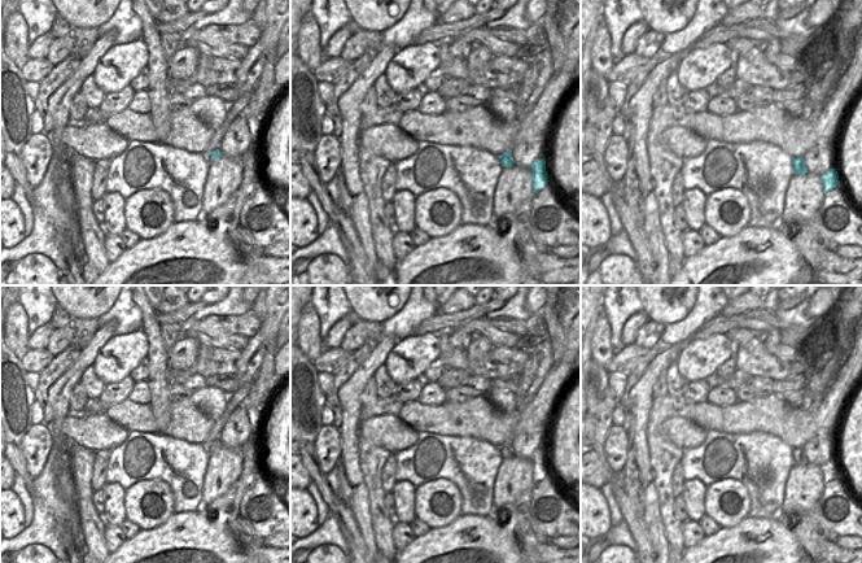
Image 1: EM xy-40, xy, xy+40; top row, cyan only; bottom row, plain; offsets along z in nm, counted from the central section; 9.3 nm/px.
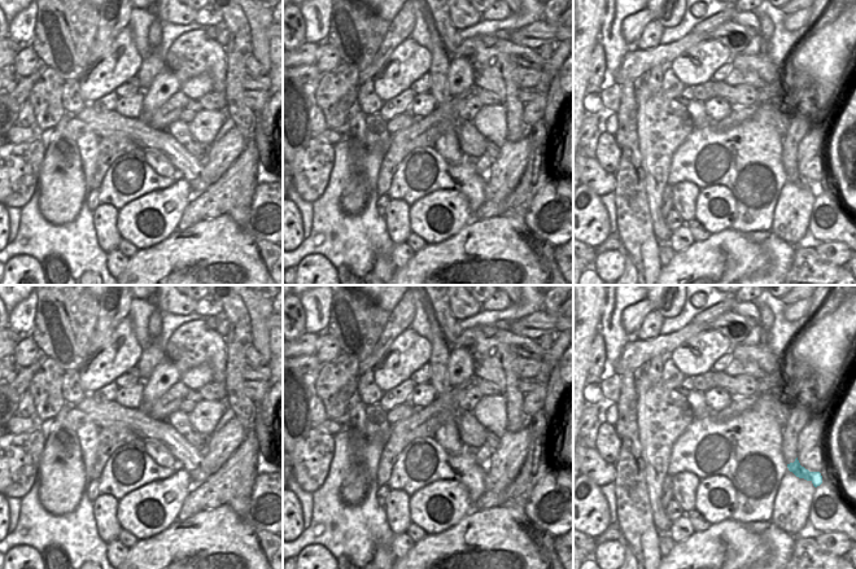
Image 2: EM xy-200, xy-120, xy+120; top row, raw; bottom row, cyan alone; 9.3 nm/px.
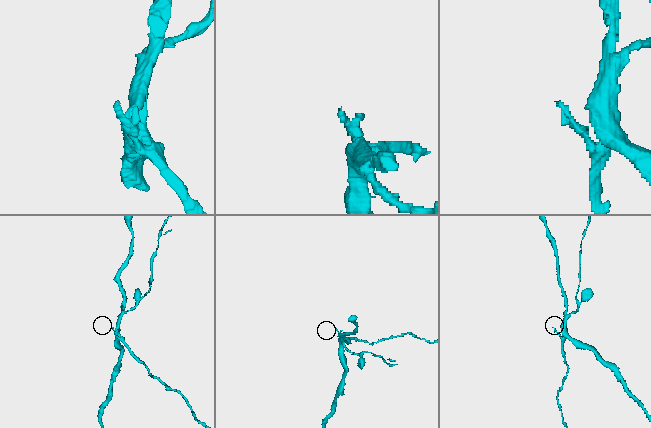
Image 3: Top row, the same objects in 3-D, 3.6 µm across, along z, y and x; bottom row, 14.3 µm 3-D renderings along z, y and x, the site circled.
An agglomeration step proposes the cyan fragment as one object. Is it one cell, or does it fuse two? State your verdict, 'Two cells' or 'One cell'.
Two cells.

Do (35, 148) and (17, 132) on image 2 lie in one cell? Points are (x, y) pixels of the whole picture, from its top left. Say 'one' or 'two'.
two

